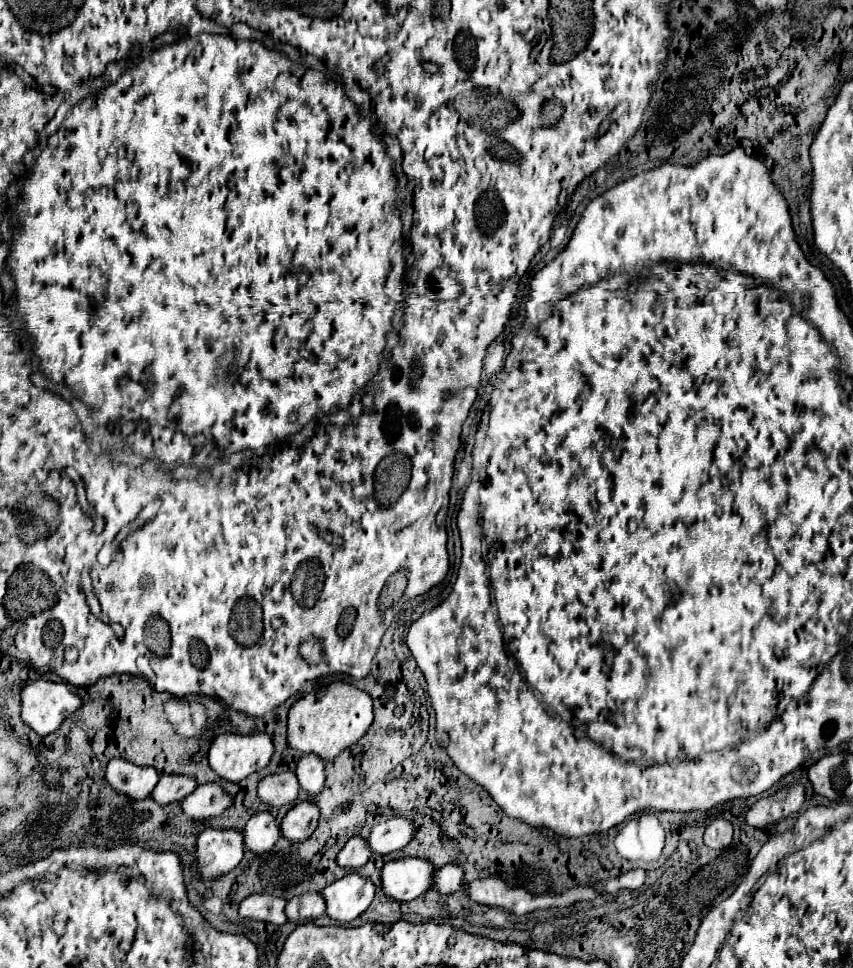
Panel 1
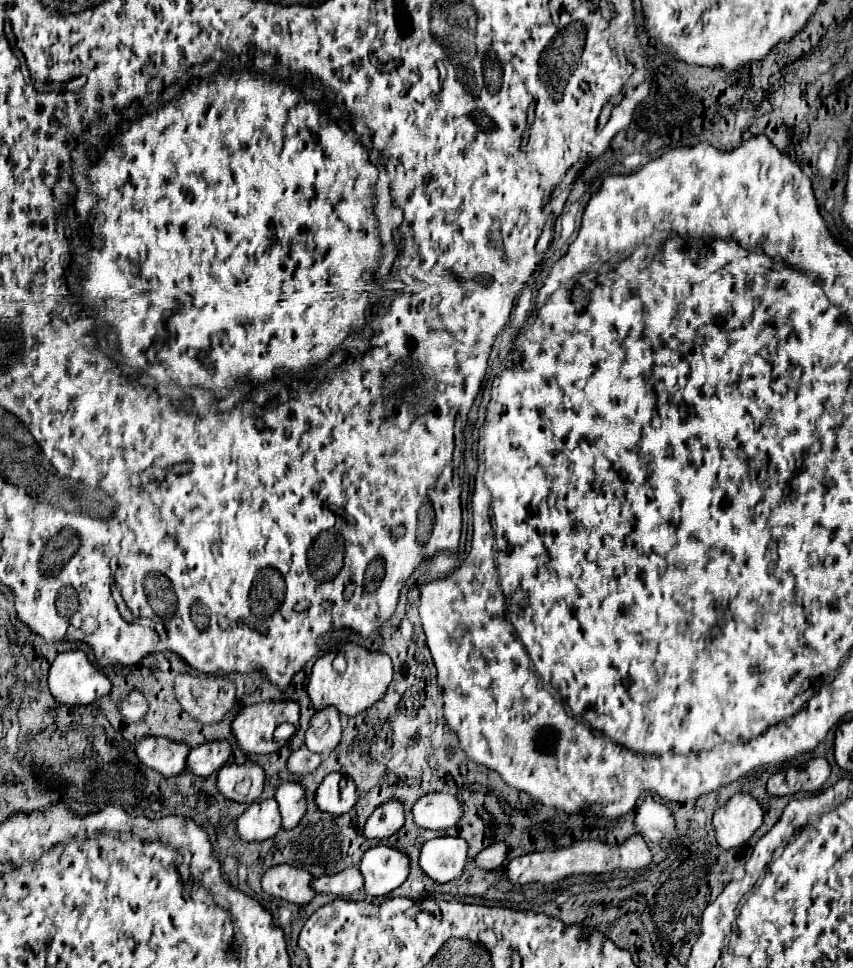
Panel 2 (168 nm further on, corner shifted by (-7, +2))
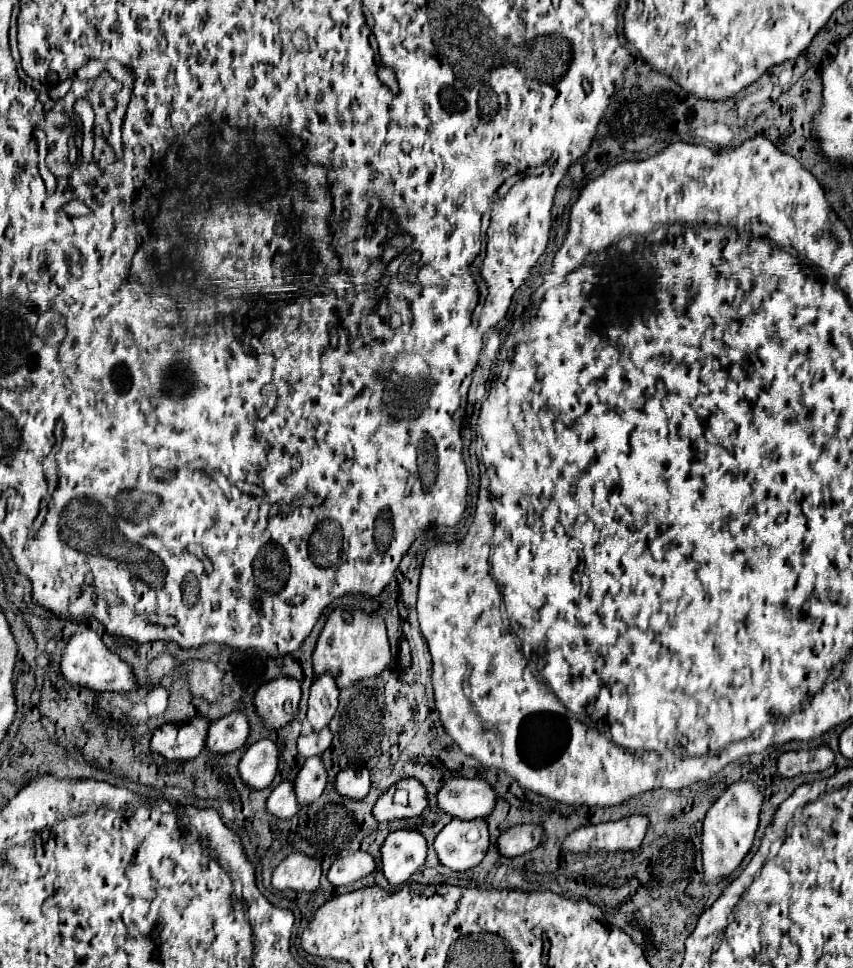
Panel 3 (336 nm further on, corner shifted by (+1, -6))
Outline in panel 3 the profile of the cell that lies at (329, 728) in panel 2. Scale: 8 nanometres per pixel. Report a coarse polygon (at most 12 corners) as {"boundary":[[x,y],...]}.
{"boundary":[[335,675],[313,679],[307,719],[313,731],[337,711]]}

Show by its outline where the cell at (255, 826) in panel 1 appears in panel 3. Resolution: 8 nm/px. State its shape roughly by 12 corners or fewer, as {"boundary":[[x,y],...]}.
{"boundary":[[321,755],[309,757],[295,779],[299,805],[313,803],[327,785]]}

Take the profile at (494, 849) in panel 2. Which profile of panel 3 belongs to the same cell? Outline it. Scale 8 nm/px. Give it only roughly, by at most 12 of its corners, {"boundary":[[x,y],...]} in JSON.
{"boundary":[[523,823],[507,829],[497,845],[501,855],[533,851],[543,827]]}

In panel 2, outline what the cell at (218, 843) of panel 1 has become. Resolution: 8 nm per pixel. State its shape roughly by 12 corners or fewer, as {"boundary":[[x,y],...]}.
{"boundary":[[275,799],[249,805],[235,821],[241,843],[279,831]]}

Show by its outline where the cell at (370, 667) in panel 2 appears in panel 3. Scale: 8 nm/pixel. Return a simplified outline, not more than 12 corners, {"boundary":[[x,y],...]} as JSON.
{"boundary":[[329,615],[313,653],[315,677],[345,689],[391,659],[385,619]]}

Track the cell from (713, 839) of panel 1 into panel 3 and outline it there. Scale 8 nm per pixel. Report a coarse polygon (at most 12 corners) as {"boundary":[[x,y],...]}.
{"boundary":[[737,781],[709,807],[703,883],[721,883],[755,839],[763,795]]}

